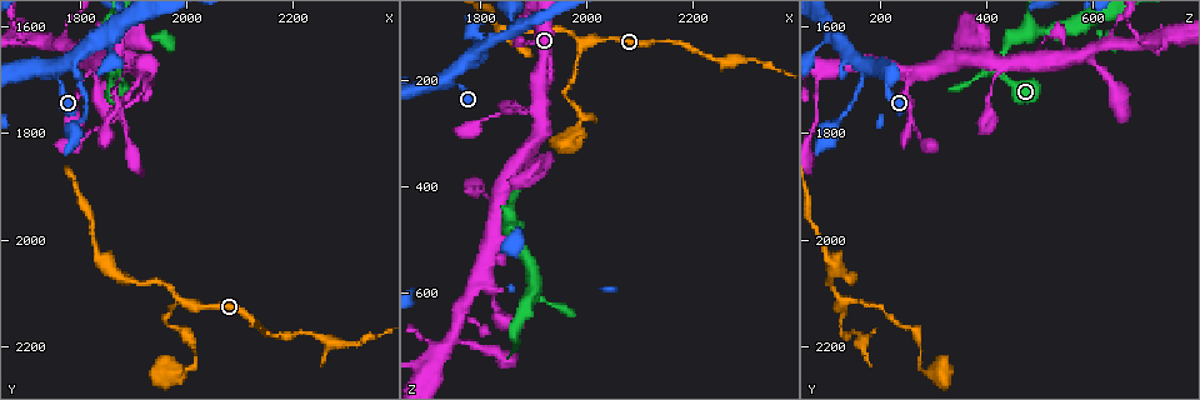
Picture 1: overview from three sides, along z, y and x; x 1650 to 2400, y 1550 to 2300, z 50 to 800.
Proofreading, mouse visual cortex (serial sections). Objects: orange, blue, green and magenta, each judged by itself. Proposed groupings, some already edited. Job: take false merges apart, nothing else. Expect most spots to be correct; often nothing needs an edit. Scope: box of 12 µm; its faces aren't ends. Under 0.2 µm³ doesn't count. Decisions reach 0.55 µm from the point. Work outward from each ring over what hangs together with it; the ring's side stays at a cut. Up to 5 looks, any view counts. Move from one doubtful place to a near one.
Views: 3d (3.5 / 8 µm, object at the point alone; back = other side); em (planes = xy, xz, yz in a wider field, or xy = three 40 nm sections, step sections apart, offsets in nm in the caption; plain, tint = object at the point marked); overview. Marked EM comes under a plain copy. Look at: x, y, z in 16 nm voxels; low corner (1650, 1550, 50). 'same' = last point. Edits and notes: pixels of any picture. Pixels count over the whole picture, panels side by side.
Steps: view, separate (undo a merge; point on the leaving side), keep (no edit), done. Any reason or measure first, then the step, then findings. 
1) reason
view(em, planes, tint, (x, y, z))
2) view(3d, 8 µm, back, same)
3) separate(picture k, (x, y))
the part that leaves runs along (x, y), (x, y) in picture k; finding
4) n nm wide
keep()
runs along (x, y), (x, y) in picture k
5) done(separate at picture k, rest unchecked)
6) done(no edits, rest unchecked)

three arms meet
view(3d, 3.5 µm, (1910, 1680, 255))

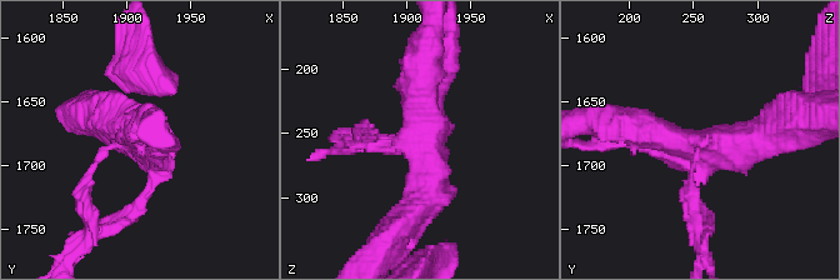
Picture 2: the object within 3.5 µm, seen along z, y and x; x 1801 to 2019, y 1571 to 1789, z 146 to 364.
view(em, xy, step 1, tint, (1916, 1682, 254))

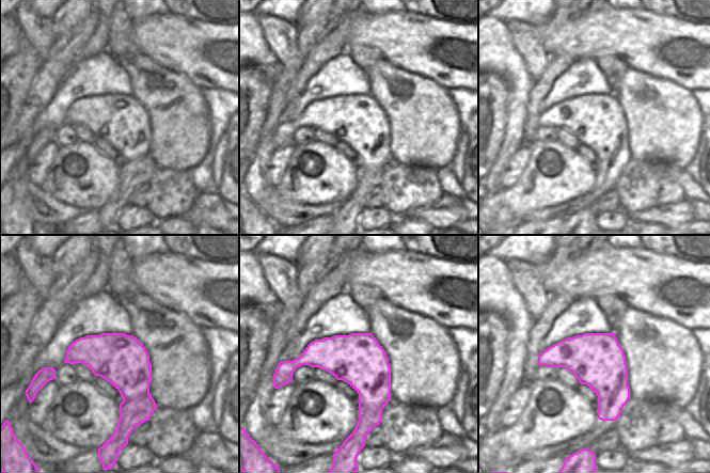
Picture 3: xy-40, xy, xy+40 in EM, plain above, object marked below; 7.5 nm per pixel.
view(em, planes, tint, same)

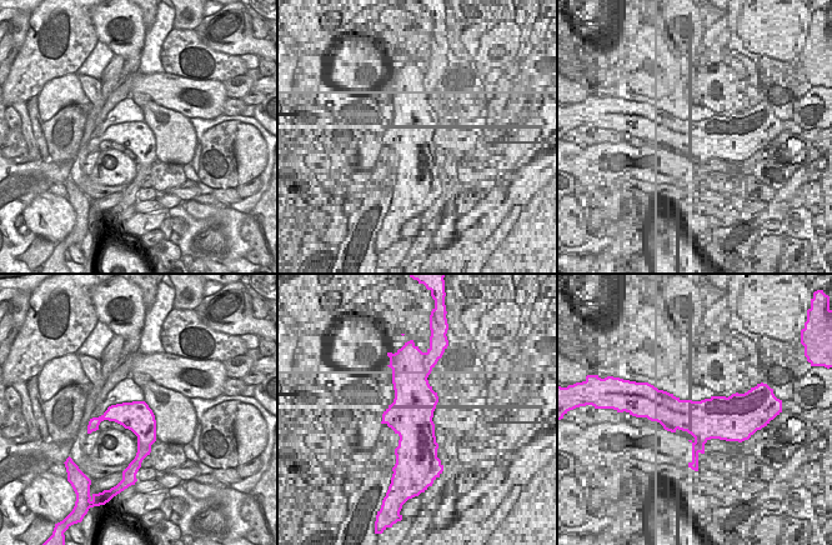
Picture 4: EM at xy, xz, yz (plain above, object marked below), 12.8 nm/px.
keep()
all the same cell

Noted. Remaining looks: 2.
narrows sharply
view(3d, 3.5 µm, (1990, 2110, 130))

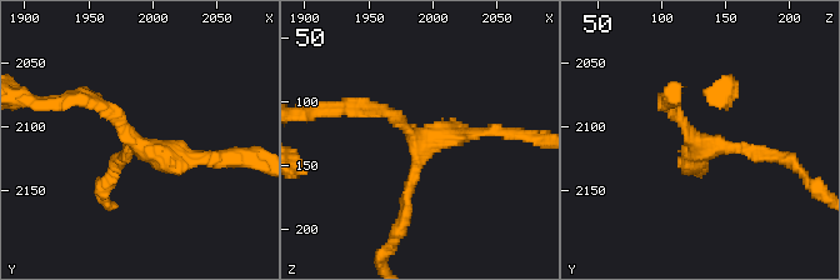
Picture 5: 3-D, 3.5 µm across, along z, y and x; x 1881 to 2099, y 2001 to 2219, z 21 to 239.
3 arms; arms of 150, 150, 150 nm
view(em, planes, tint, (1990, 2114, 128))

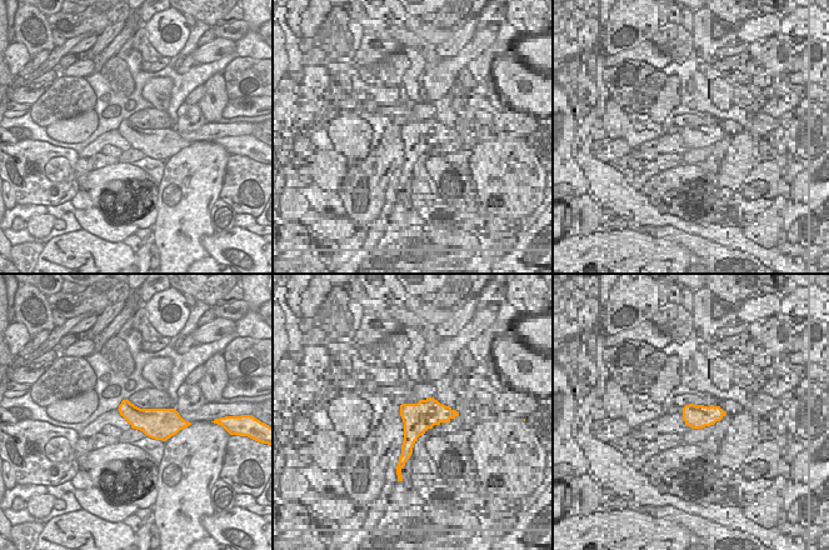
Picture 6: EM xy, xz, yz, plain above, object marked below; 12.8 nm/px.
keep()
runs along (501, 131), (420, 138), (405, 215) in picture 5; one cell here

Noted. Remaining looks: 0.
done(no edits, rest unchecked)

